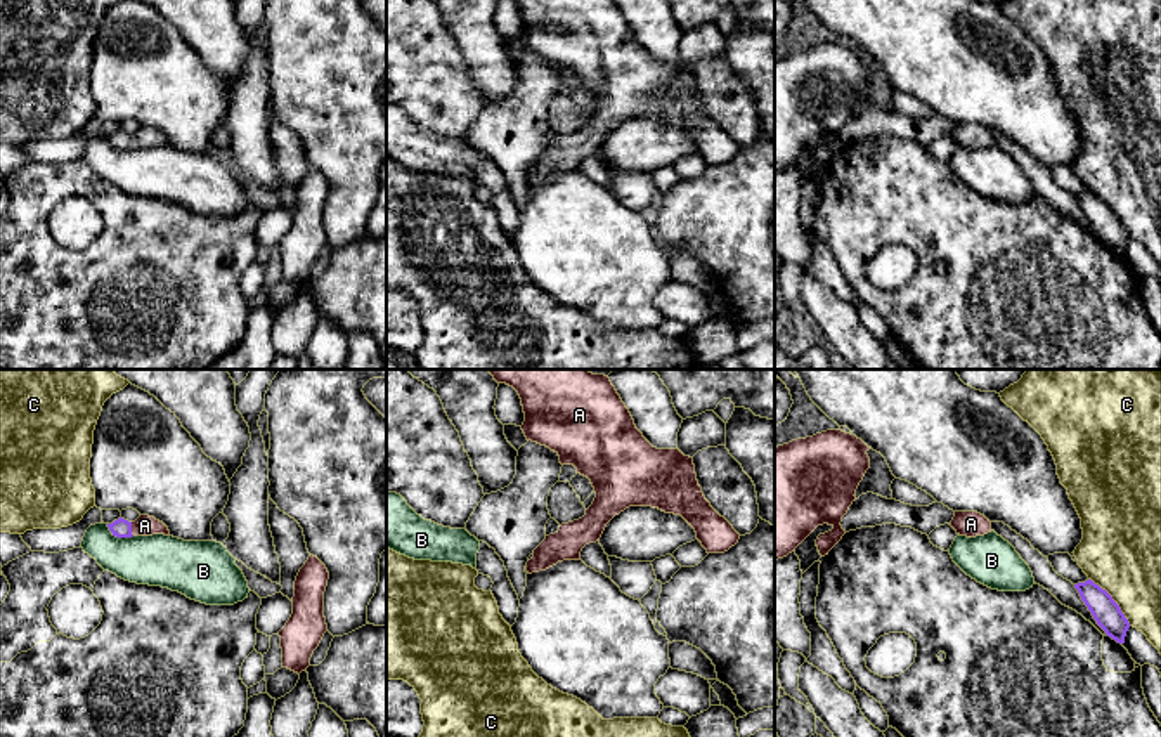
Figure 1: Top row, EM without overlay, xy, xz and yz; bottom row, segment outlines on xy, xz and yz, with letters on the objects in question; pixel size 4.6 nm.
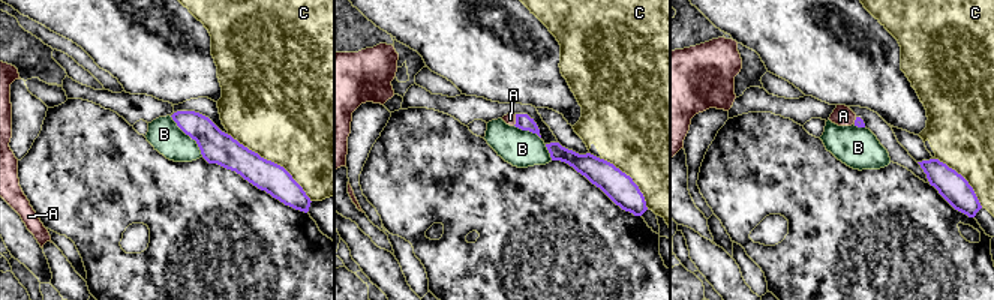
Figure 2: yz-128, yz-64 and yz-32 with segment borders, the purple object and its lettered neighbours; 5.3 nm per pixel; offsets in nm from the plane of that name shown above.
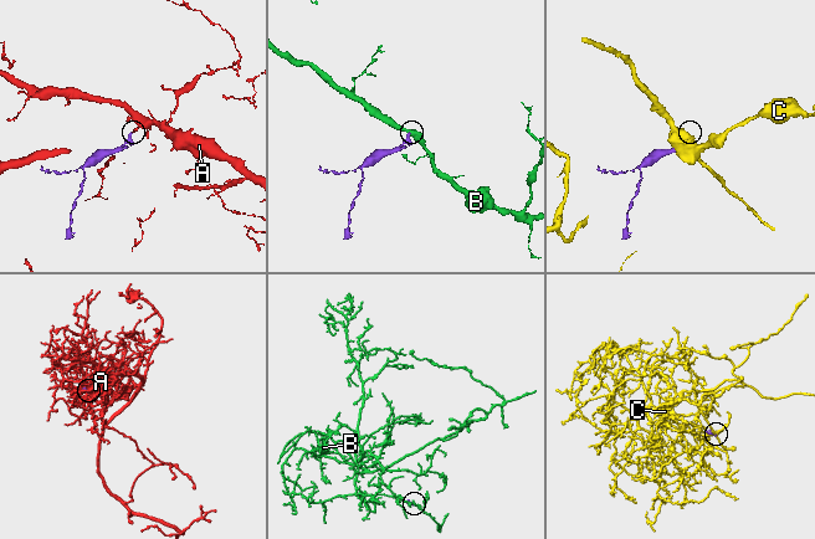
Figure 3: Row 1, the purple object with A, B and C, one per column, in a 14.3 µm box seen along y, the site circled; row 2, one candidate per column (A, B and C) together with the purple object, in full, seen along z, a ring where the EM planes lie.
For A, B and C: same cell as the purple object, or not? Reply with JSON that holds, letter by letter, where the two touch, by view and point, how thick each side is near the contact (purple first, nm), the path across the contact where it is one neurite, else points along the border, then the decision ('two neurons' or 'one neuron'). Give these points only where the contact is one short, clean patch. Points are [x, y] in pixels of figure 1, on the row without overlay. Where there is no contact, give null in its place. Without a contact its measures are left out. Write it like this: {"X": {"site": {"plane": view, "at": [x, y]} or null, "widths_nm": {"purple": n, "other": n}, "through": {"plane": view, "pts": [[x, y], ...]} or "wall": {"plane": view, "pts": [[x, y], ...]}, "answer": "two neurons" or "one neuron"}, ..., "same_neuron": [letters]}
{"A": {"site": {"plane": "xy", "at": [130, 141]}, "widths_nm": {"purple": 90, "other": 100}, "through": {"plane": "xy", "pts": [[120, 139], [130, 141], [144, 137]]}, "answer": "one neuron"}, "B": {"site": {"plane": "xy", "at": [118, 148]}, "widths_nm": {"purple": 90, "other": 240}, "wall": {"plane": "xy", "pts": [[106, 136], [116, 148], [132, 148]]}, "answer": "two neurons"}, "C": {"site": {"plane": "yz", "at": [1113, 212]}, "widths_nm": {"purple": 130, "other": 360}, "answer": "two neurons"}, "same_neuron": ["A"]}

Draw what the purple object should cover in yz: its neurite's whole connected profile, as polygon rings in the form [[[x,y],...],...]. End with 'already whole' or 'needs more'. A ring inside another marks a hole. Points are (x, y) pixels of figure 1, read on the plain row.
[[[1092,191],[1074,196],[1074,199],[1106,246],[1125,255],[1130,234],[1112,208]]]; already whole

